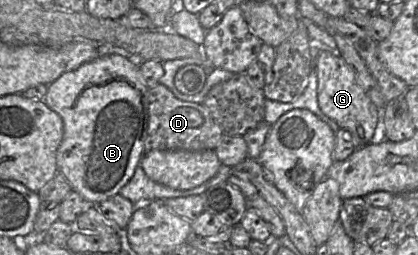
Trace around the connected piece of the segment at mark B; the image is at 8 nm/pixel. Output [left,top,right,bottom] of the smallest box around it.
[44,54,148,206]

